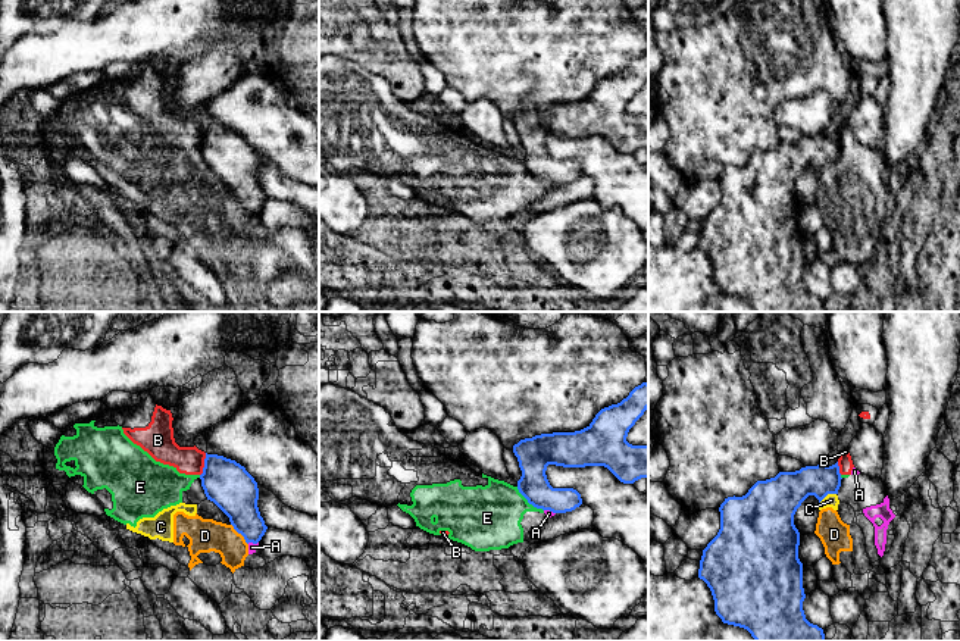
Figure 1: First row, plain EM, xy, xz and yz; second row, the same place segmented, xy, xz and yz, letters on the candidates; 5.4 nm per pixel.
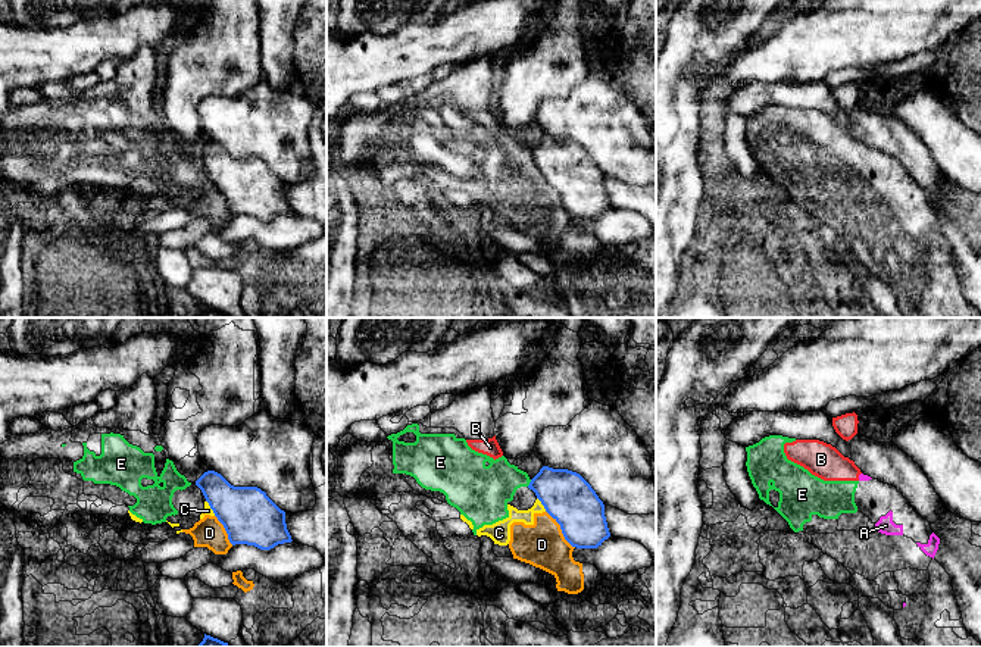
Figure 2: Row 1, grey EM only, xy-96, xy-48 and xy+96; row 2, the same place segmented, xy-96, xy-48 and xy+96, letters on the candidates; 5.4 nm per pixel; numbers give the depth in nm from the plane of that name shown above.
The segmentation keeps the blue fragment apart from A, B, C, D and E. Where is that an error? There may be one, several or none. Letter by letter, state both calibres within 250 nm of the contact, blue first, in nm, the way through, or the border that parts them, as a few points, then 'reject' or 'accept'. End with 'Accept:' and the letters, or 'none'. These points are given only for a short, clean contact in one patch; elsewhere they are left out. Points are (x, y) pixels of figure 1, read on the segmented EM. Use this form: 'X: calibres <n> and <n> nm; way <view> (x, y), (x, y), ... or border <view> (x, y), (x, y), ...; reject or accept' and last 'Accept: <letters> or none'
A: calibres 160 and 40 nm; border xz (544, 509), (554, 513); reject
B: calibres 260 and 160 nm; border xy (206, 453), (200, 475); reject
C: calibres 220 and 80 nm; border yz (835, 493), (828, 493), (819, 502); reject
D: calibres 240 and 180 nm; border xy (231, 524), (247, 544); reject
E: calibres 170 and 360 nm; border xz (516, 487), (529, 503), (543, 510); reject
Accept: none

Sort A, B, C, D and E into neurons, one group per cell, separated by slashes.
A B C D E

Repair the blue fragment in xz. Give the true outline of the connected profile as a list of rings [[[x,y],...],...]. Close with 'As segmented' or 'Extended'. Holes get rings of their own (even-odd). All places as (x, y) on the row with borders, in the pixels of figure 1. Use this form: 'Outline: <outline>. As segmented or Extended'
Outline: [[[642,382],[620,403],[601,409],[581,431],[520,440],[513,445],[522,470],[519,493],[537,509],[566,513],[582,504],[581,494],[573,488],[553,488],[545,475],[548,465],[604,466],[623,484],[648,478],[648,445],[626,441],[629,429],[647,409],[648,384]]]. As segmented

